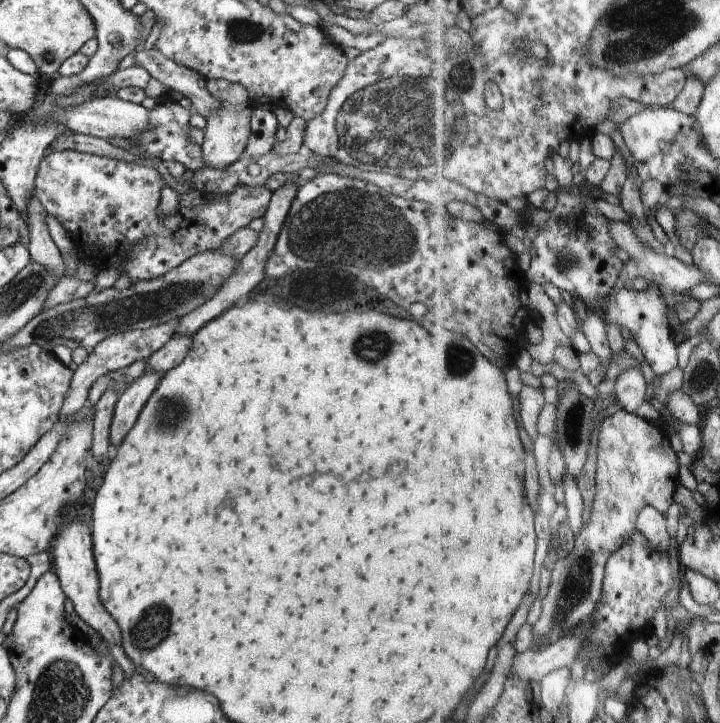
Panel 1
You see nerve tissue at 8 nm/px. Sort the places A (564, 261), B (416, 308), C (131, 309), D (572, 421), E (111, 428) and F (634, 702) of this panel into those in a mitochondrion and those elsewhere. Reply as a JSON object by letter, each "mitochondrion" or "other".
{"A":"mitochondrion","B":"other","C":"mitochondrion","D":"mitochondrion","E":"other","F":"other"}

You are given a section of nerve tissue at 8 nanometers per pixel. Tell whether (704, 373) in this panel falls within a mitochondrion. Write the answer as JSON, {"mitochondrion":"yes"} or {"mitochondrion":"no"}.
{"mitochondrion":"yes"}

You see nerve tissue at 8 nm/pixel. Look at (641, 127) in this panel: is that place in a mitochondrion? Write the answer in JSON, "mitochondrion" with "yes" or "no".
{"mitochondrion":"no"}

